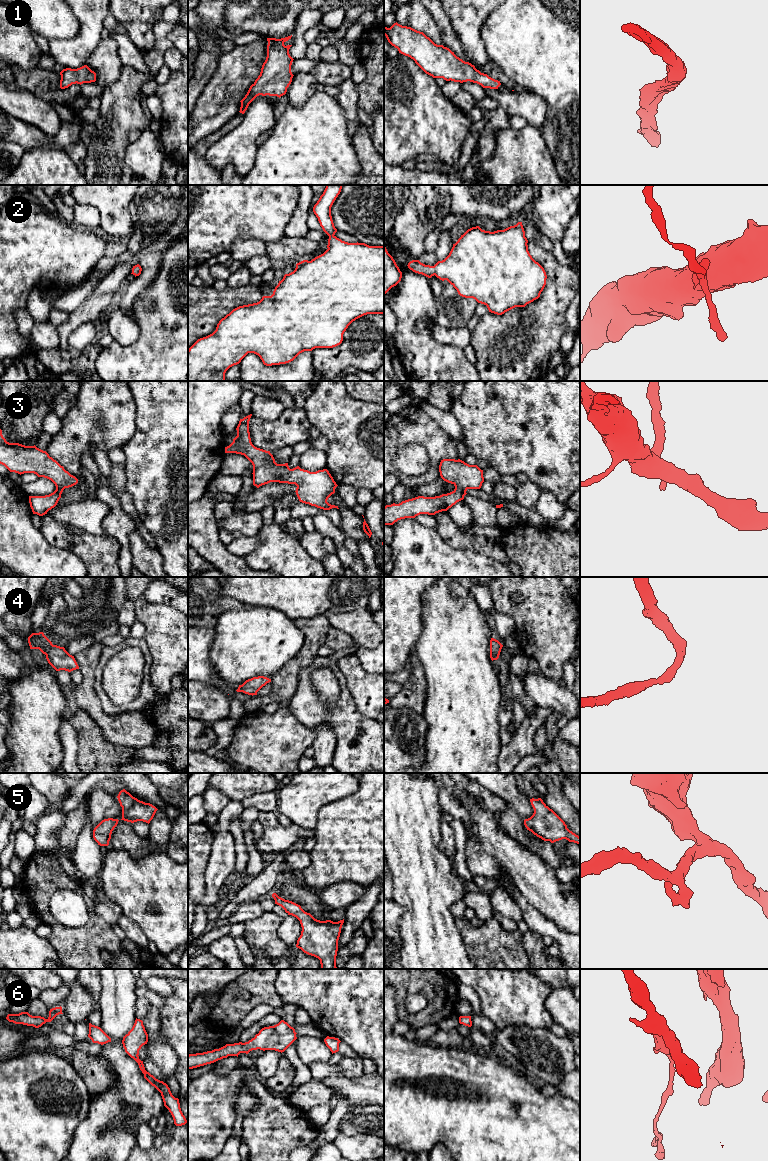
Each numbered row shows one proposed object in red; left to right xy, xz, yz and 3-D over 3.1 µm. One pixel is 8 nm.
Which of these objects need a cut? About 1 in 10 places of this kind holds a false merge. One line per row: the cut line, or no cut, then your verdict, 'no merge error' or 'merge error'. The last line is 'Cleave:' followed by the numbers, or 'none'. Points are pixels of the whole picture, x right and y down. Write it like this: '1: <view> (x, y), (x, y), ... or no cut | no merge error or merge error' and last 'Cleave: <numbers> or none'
1: no cut | no merge error
2: no cut | no merge error
3: no cut | no merge error
4: no cut | no merge error
5: no cut | no merge error
6: no cut | no merge error
Cleave: none

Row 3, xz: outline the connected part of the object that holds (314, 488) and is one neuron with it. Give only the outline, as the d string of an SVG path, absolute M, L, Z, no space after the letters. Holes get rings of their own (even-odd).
M252 414L240 419L237 436L225 447L225 453L244 455L253 465L253 485L259 488L270 482L295 484L300 502L323 510L338 508L327 502L338 486L327 469L310 472L299 466L290 469L288 463L277 464L270 451L255 447L250 438L249 421Z

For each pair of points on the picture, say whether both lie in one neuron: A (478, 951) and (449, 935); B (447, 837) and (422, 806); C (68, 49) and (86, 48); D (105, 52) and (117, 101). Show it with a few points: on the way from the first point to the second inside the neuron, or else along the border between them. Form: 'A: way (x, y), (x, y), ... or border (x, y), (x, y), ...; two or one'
A: border (455, 922), (470, 958); two
B: border (442, 820), (440, 824), (440, 851); two
C: way (72, 49), (82, 48); one
D: border (123, 65), (120, 76), (104, 88); two

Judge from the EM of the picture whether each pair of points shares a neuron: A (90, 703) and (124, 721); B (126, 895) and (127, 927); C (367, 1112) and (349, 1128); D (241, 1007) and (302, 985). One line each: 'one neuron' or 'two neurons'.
A: one neuron
B: two neurons
C: one neuron
D: two neurons

